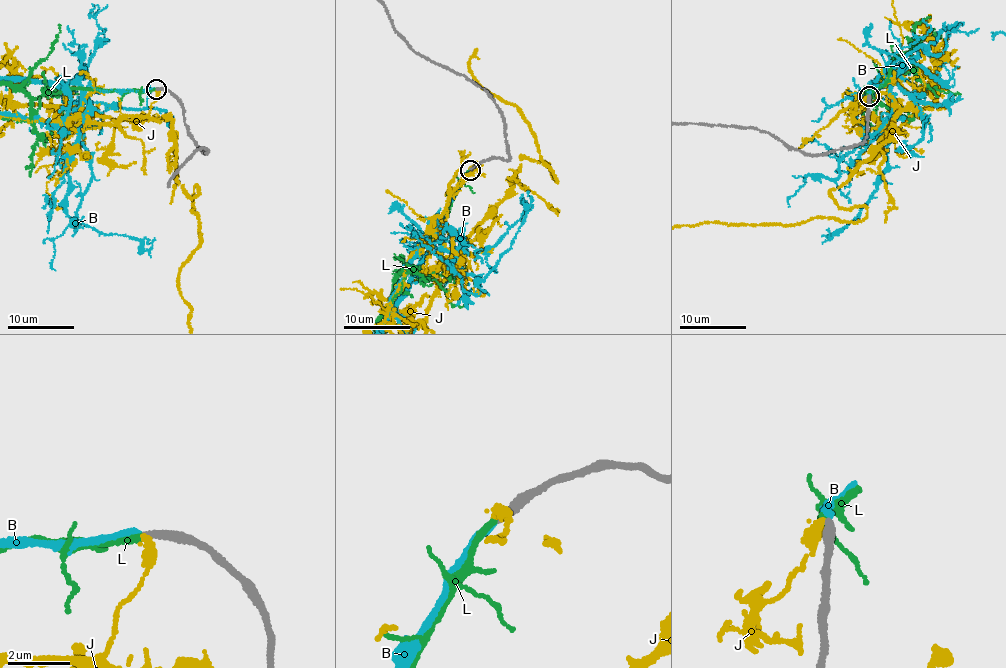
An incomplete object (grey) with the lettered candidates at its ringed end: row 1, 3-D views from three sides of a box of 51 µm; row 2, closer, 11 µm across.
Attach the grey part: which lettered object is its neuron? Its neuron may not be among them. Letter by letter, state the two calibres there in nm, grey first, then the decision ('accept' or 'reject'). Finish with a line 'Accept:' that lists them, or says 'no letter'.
B: calibres 240 and 240 nm; reject
J: calibres 280 and 340 nm; reject
L: calibres 240 and 200 nm; accept
Accept: L

